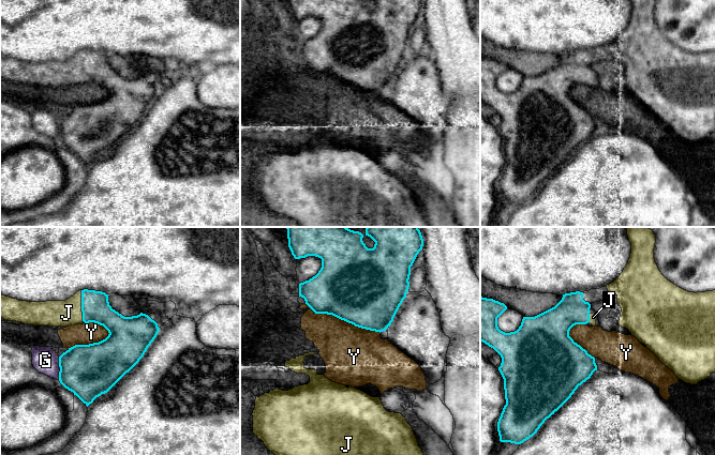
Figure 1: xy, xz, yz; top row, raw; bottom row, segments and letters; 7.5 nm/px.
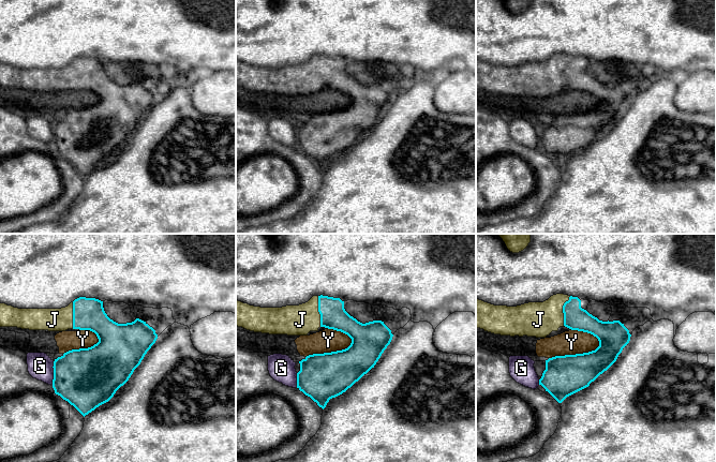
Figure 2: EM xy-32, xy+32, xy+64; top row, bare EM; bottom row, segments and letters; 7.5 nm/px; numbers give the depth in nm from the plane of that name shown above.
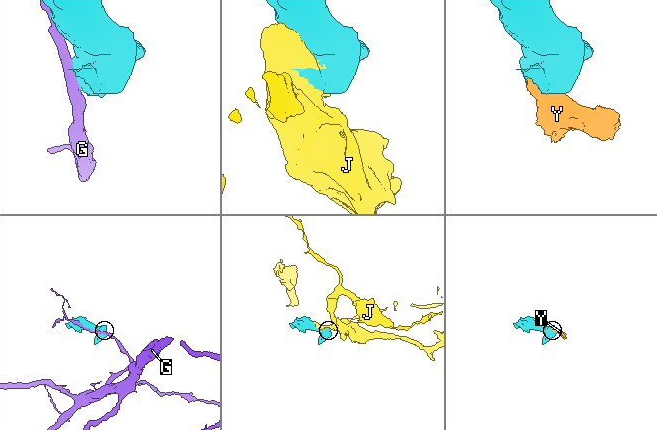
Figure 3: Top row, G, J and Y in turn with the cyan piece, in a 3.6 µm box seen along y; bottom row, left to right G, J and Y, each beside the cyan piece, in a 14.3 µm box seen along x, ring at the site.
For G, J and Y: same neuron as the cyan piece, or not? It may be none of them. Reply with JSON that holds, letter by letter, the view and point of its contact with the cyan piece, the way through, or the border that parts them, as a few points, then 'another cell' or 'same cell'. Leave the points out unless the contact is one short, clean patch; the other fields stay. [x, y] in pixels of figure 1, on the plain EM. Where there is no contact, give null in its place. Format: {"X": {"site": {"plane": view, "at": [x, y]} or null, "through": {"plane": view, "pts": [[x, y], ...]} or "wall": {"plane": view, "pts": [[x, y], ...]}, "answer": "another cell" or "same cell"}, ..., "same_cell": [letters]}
{"G": {"site": {"plane": "xy", "at": [60, 129]}, "answer": "another cell"}, "J": {"site": {"plane": "xy", "at": [82, 65]}, "answer": "same cell"}, "Y": {"site": {"plane": "xz", "at": [342, 79]}, "answer": "another cell"}, "same_cell": ["J"]}

